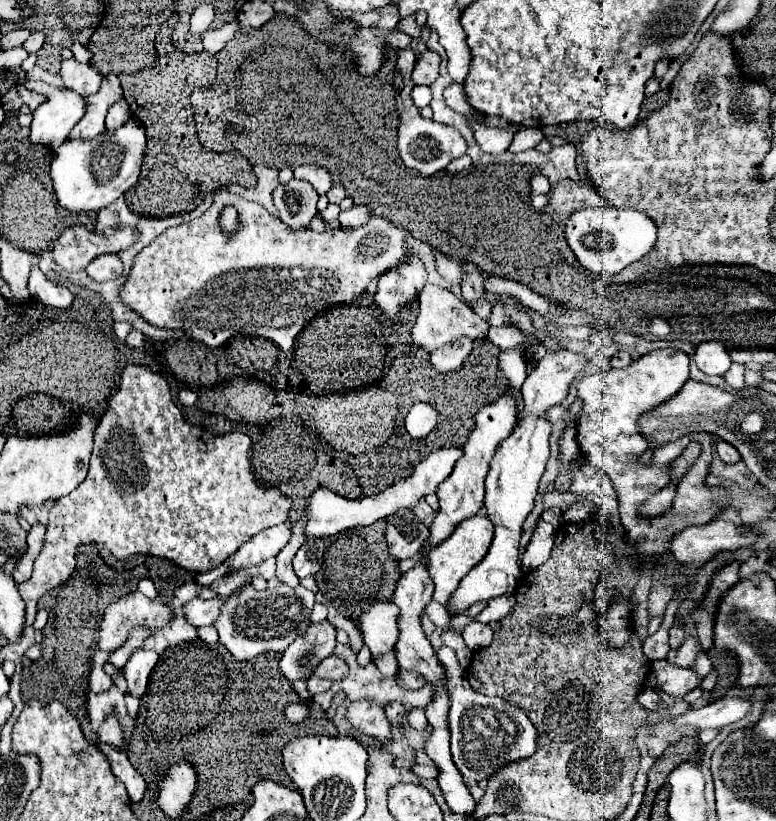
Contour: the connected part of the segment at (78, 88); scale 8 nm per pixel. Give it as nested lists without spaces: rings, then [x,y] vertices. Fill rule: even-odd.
[[[74,58],[62,60],[60,64],[60,76],[64,82],[64,88],[80,94],[80,96],[90,96],[100,90],[102,76],[88,64],[80,64]]]

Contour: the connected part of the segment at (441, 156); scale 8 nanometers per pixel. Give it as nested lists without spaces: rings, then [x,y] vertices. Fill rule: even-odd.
[[[410,48],[398,50],[398,62],[396,62],[396,70],[394,70],[394,102],[396,102],[396,110],[400,116],[397,148],[400,158],[407,168],[414,169],[421,175],[431,176],[444,170],[454,158],[464,156],[468,146],[454,128],[438,124],[434,120],[424,120],[420,116],[418,106],[412,102],[412,96],[410,96],[410,92],[414,88],[414,82],[412,82],[414,62],[416,62],[416,54]]]

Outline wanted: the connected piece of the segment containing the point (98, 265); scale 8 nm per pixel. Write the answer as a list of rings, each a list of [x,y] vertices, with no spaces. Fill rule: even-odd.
[[[118,254],[114,256],[98,256],[98,260],[92,260],[86,268],[88,276],[94,278],[96,282],[106,282],[106,280],[114,280],[122,274],[124,266],[122,260],[118,258]]]

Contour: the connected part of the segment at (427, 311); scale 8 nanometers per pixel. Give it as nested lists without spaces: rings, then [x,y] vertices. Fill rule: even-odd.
[[[426,284],[422,288],[418,300],[420,300],[420,314],[418,314],[418,320],[416,320],[414,328],[412,328],[412,338],[426,352],[432,352],[434,348],[446,344],[446,342],[454,342],[454,340],[458,340],[462,336],[476,340],[476,338],[484,338],[488,334],[488,322],[478,318],[460,298],[456,298],[448,290]]]

